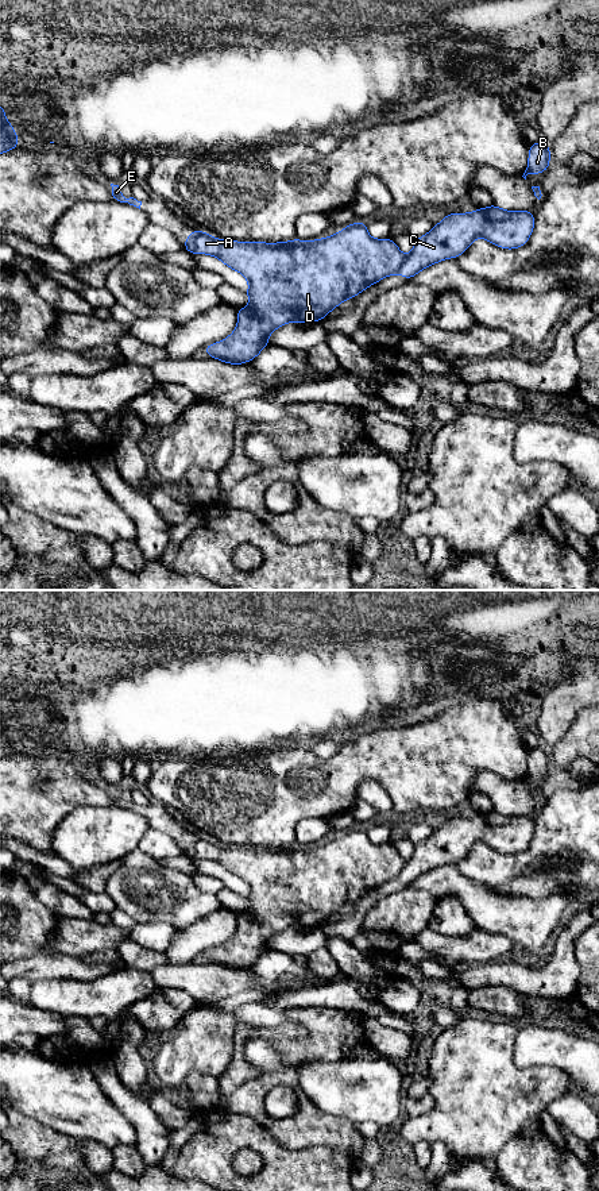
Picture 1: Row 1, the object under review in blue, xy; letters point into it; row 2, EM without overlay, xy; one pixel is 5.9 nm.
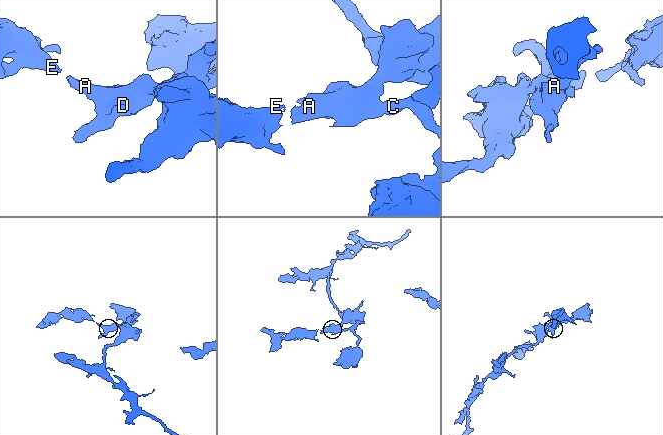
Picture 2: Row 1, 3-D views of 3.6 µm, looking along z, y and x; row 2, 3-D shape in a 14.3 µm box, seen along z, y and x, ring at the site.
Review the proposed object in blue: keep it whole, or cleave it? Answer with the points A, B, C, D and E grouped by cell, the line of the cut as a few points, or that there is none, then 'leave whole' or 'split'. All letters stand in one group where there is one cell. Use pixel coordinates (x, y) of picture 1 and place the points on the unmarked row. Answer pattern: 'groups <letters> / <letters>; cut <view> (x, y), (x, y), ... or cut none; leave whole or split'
groups A D E / B C; cut xy (406, 862), (395, 877); split

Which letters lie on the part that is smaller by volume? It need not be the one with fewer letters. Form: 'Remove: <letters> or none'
Remove: B, C

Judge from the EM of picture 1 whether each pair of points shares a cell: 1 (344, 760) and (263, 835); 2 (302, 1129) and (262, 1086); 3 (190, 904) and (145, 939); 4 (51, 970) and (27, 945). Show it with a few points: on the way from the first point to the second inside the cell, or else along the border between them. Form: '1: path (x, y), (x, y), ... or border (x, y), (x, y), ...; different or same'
1: path (331, 785), (324, 796), (297, 801), (288, 810); same
2: path (285, 1129), (273, 1125), (258, 1110), (258, 1103); same
3: border (136, 924), (167, 924), (178, 931); different
4: border (58, 954), (30, 955), (14, 962); different

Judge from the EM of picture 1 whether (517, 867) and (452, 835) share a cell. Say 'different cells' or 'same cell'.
different cells

